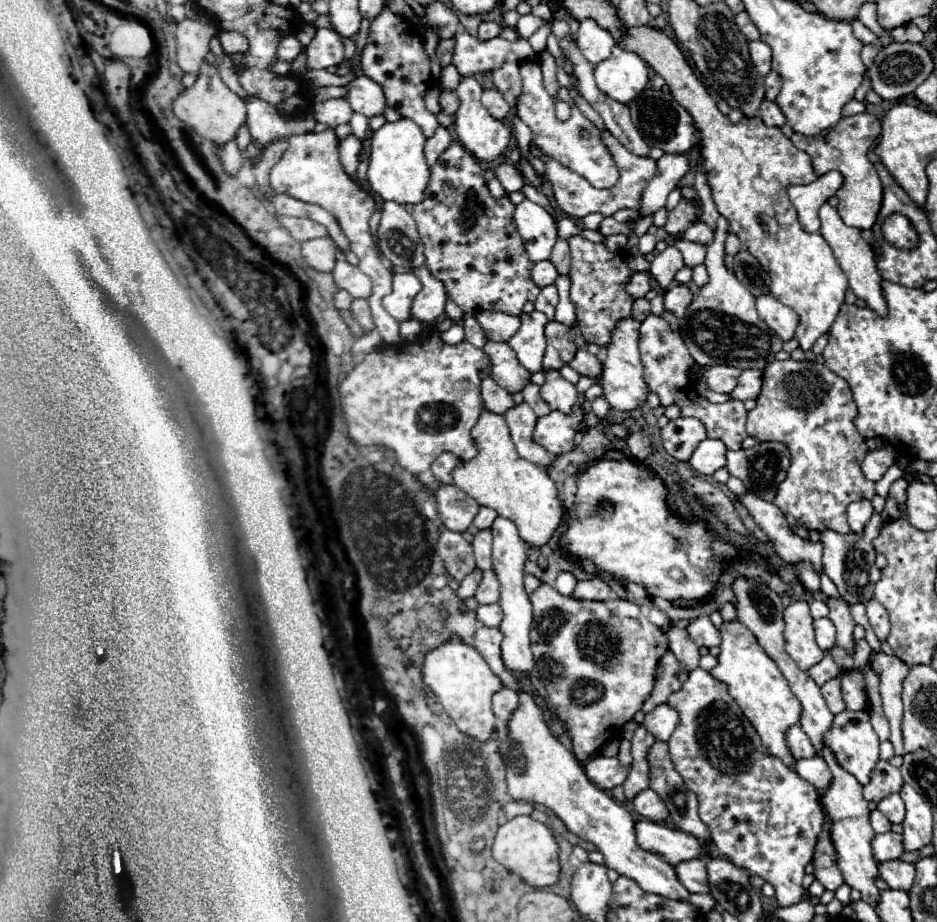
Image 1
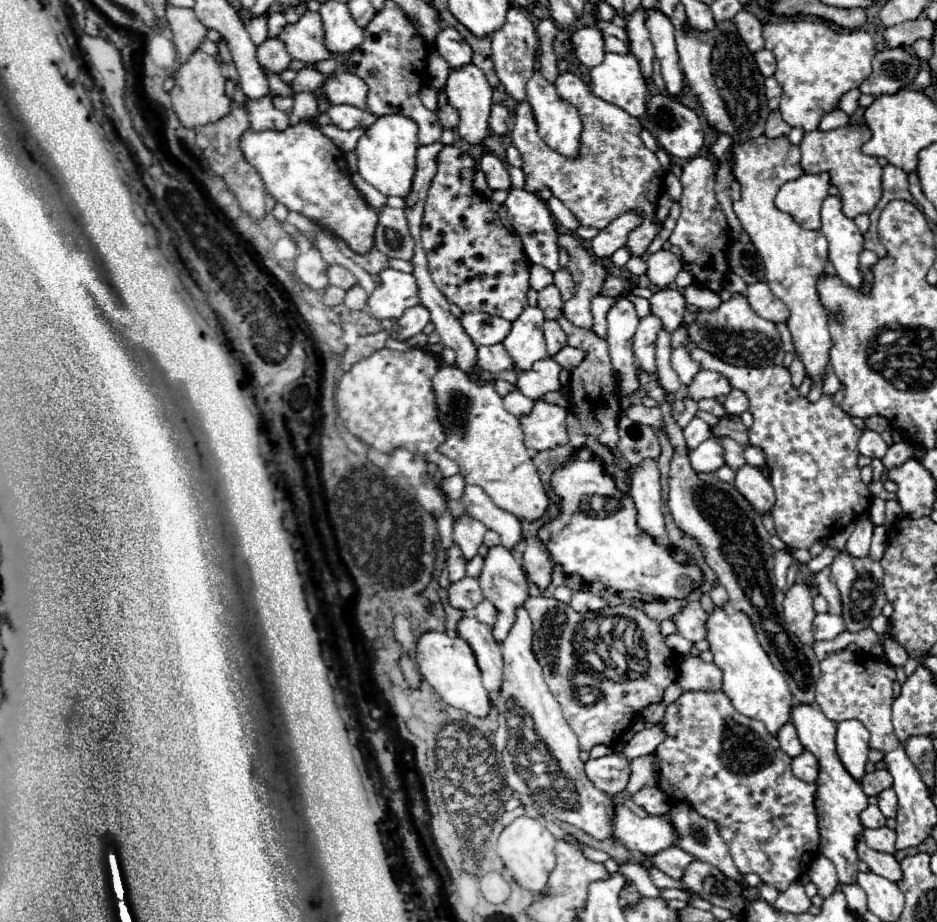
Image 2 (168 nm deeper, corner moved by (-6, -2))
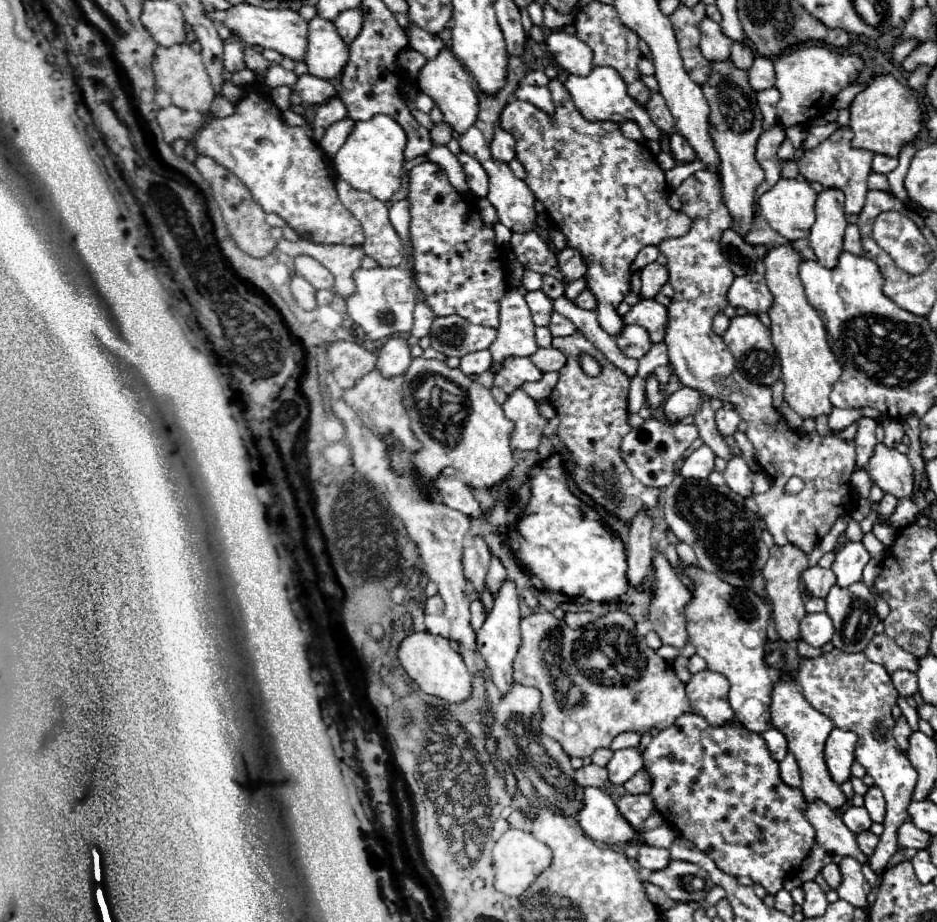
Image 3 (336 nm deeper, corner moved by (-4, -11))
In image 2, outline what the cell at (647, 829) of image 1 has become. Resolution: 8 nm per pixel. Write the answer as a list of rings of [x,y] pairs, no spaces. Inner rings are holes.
[[[623,802],[613,804],[611,812],[613,838],[617,838],[625,848],[653,856],[673,844],[677,844],[675,828],[661,816],[639,818]]]

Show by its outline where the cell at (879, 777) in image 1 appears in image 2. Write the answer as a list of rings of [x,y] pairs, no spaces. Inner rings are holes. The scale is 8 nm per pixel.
[[[877,770],[877,772],[865,774],[865,778],[861,780],[861,786],[867,796],[877,796],[881,790],[891,786],[891,774],[887,770]]]

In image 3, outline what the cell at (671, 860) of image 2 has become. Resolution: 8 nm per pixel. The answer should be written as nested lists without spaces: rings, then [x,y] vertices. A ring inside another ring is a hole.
[[[641,845],[639,847],[639,859],[637,863],[643,869],[649,871],[663,871],[669,867],[671,857],[669,857],[669,849],[659,849],[659,847],[651,847],[651,845]]]

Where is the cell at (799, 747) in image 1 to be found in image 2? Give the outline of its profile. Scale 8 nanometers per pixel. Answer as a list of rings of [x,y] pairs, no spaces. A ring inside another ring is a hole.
[[[791,722],[783,724],[783,728],[779,728],[777,732],[777,740],[779,740],[779,746],[781,750],[787,754],[787,756],[797,756],[799,752],[803,752],[803,746],[799,744],[799,738],[797,738],[797,732],[795,732],[795,726]]]

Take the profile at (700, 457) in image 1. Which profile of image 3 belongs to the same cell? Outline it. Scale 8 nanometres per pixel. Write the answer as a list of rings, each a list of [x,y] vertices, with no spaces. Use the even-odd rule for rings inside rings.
[[[701,445],[685,459],[681,475],[689,479],[707,479],[709,473],[713,473],[713,469],[715,469],[715,453],[707,445]]]

